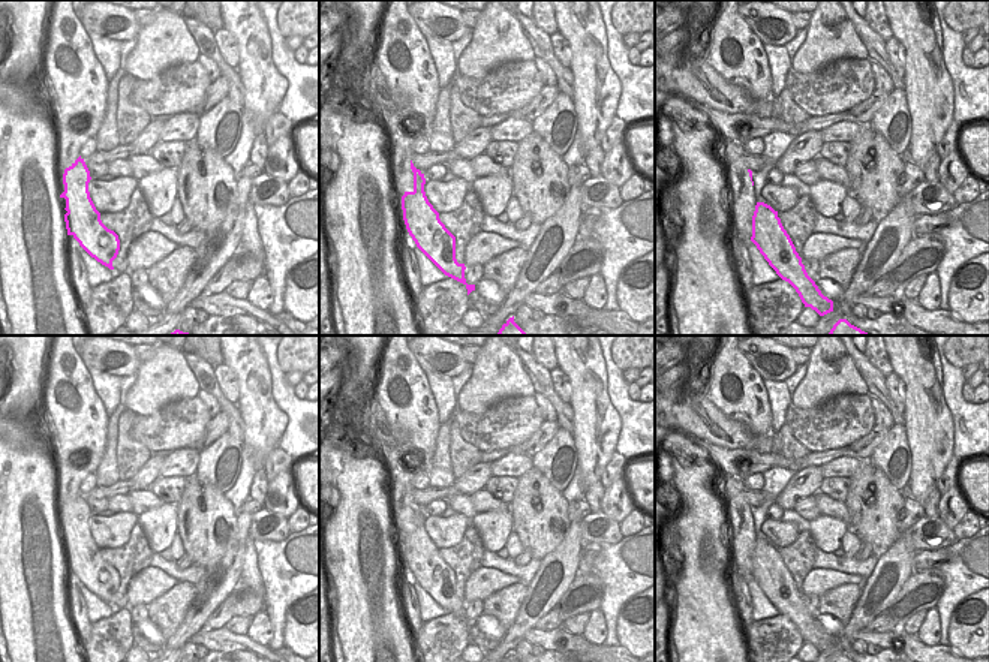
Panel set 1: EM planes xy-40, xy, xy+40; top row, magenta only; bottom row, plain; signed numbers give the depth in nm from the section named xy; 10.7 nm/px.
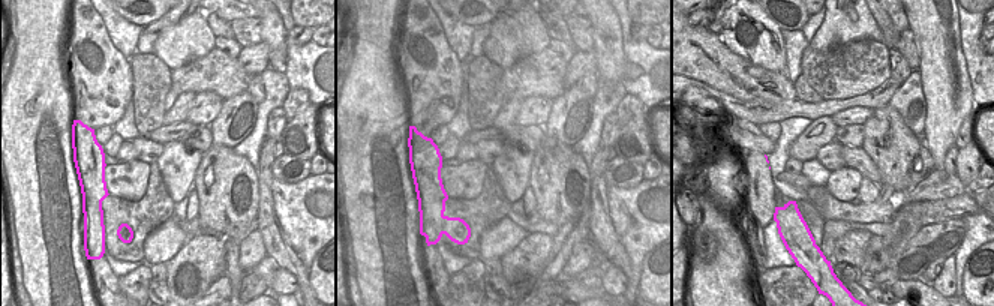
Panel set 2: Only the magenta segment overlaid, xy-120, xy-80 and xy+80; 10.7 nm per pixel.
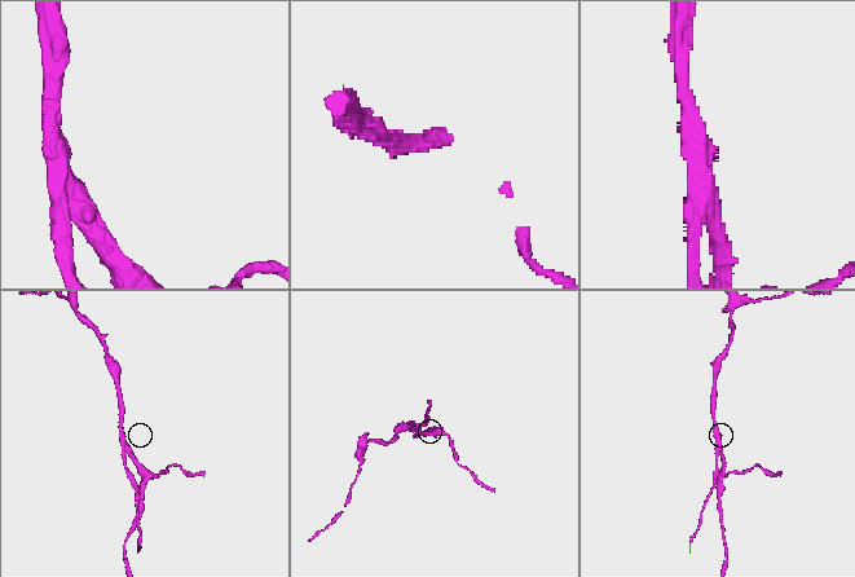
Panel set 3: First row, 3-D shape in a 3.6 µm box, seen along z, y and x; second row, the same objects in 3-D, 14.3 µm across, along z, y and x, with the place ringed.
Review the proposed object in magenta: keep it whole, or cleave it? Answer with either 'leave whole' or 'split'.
split

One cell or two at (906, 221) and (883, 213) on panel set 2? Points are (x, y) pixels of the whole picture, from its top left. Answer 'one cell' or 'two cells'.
two cells

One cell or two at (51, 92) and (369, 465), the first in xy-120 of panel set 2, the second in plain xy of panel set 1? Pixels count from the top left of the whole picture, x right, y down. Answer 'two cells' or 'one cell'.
one cell

